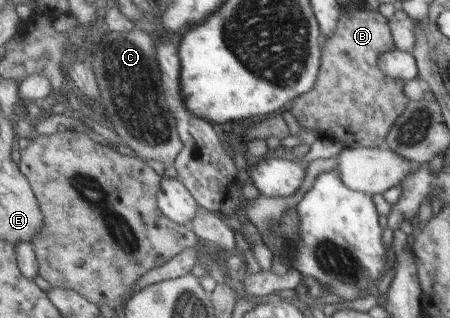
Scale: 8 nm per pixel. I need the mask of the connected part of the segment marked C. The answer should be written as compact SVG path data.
M135 28L125 32L107 30L97 44L92 61L108 110L109 128L129 146L126 151L144 161L162 162L165 168L175 165L184 144L175 115L165 106L167 100L163 96L162 70L155 36Z

